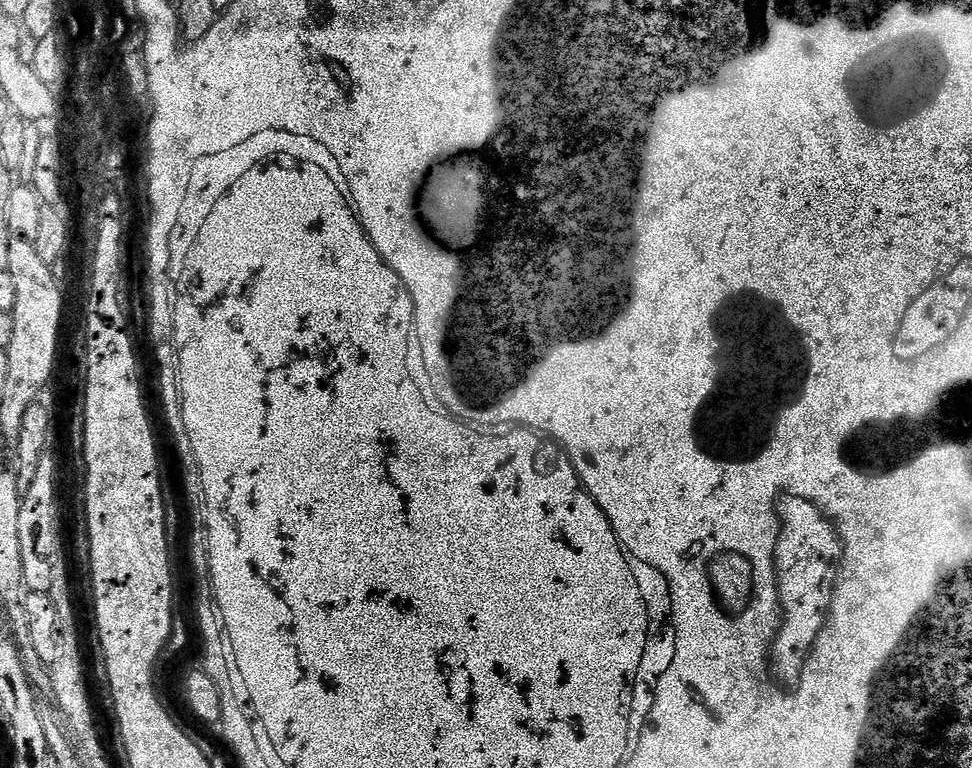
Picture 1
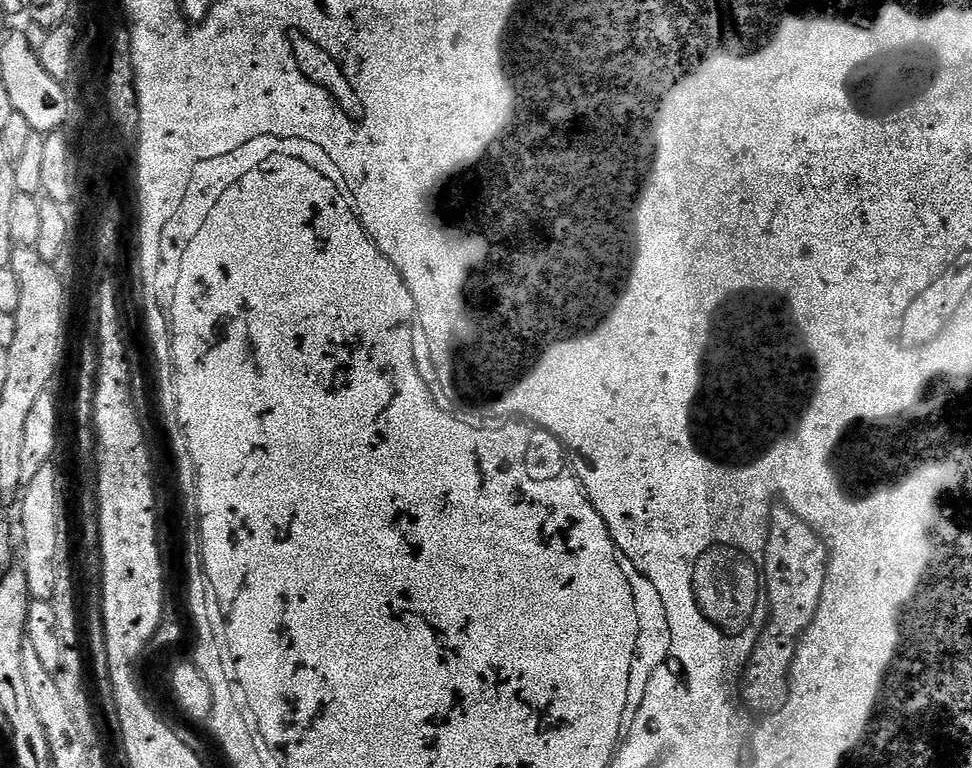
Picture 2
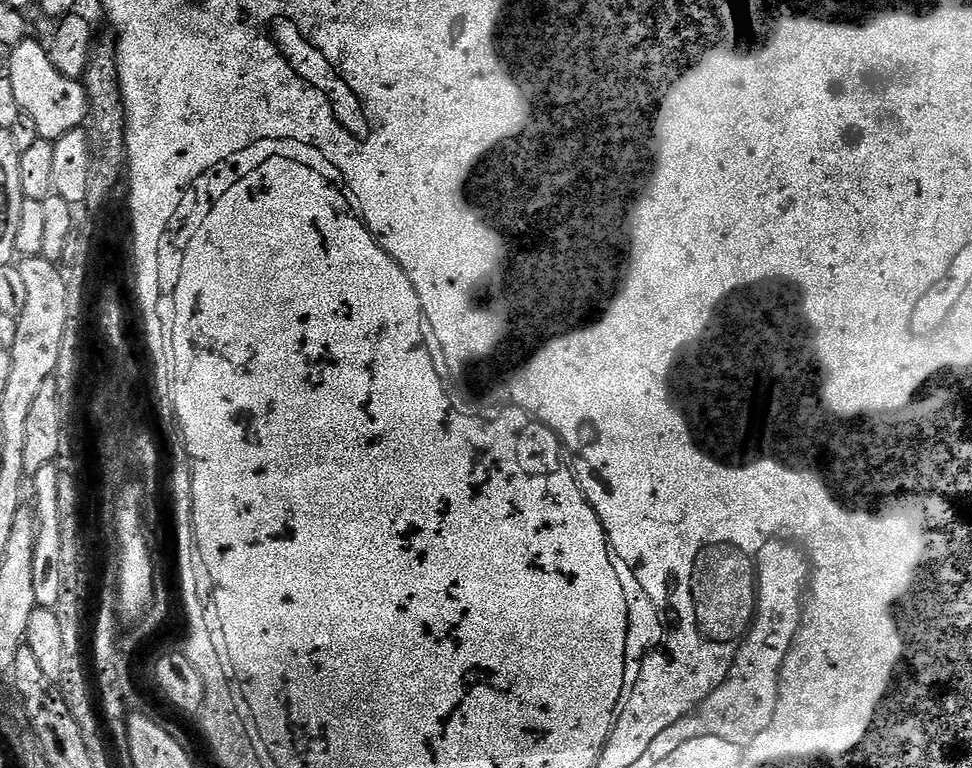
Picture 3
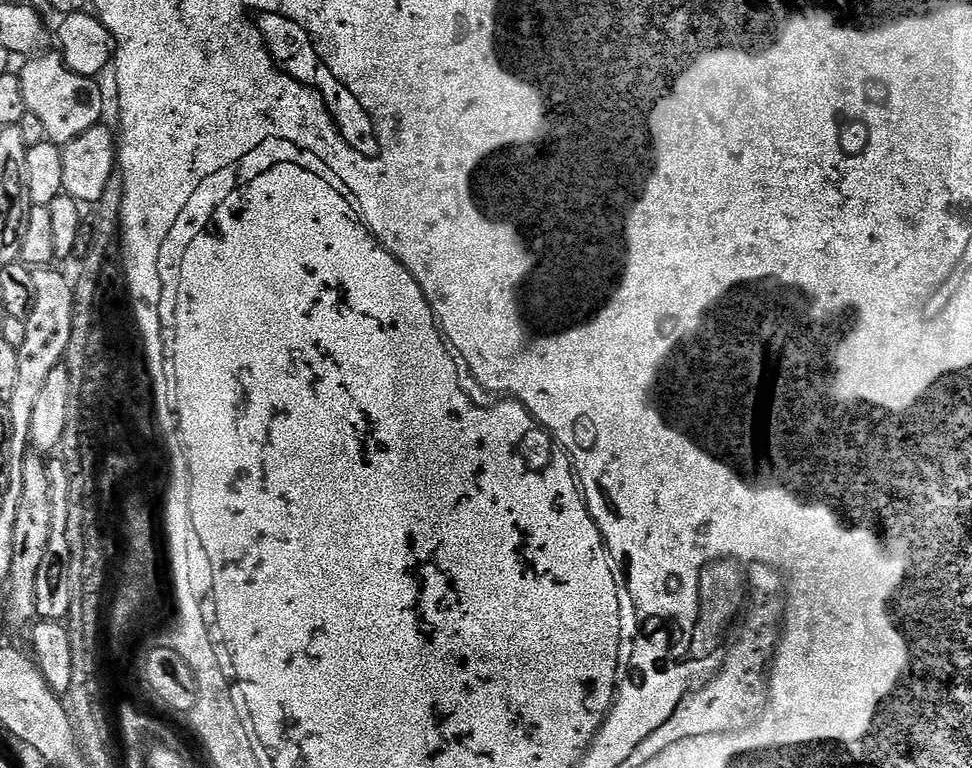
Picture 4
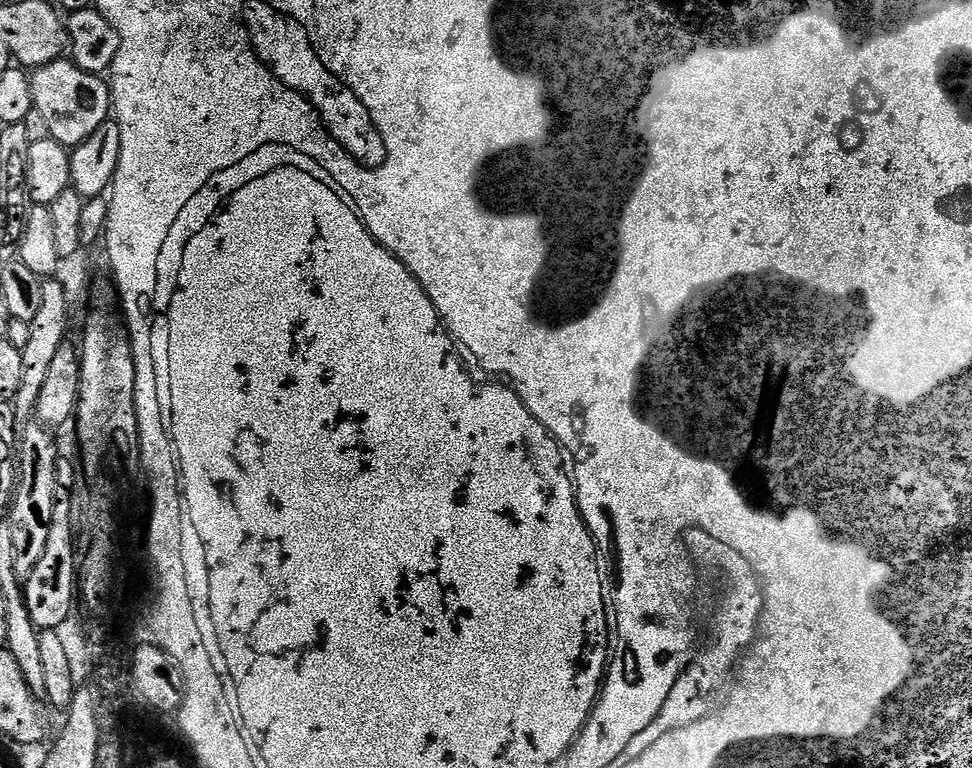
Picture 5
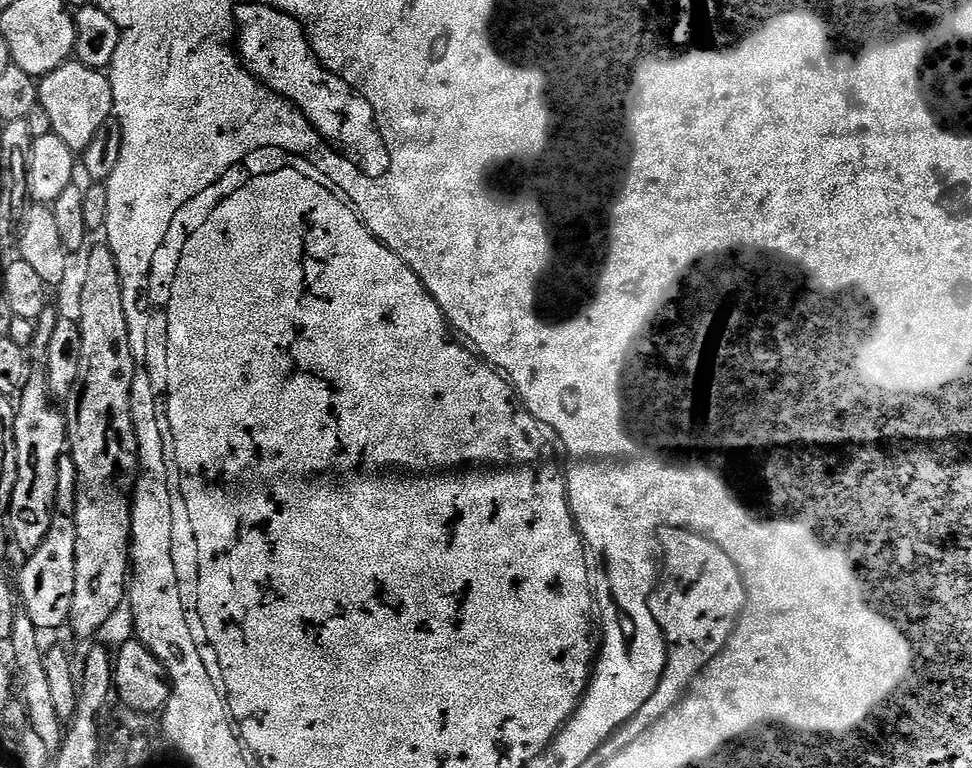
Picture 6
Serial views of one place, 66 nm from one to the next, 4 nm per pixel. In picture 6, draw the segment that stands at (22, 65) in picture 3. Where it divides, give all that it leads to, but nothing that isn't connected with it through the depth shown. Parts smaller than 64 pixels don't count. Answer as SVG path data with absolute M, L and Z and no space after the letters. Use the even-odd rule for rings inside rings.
M69 62L58 66L58 70L39 77L38 87L39 104L50 118L52 133L62 138L62 142L66 142L66 146L70 146L74 153L84 153L102 124L114 116L112 81L99 68Z

